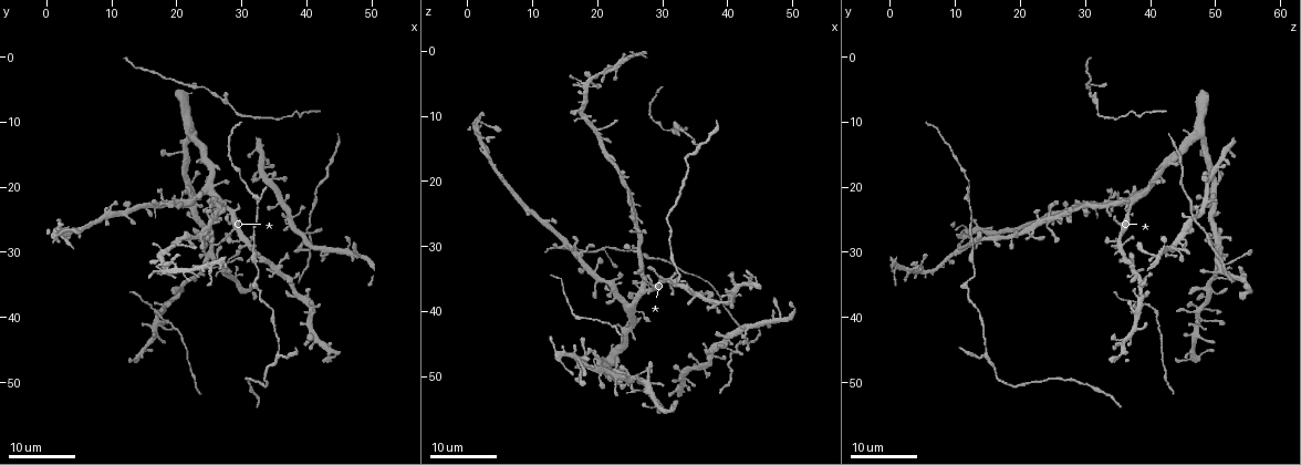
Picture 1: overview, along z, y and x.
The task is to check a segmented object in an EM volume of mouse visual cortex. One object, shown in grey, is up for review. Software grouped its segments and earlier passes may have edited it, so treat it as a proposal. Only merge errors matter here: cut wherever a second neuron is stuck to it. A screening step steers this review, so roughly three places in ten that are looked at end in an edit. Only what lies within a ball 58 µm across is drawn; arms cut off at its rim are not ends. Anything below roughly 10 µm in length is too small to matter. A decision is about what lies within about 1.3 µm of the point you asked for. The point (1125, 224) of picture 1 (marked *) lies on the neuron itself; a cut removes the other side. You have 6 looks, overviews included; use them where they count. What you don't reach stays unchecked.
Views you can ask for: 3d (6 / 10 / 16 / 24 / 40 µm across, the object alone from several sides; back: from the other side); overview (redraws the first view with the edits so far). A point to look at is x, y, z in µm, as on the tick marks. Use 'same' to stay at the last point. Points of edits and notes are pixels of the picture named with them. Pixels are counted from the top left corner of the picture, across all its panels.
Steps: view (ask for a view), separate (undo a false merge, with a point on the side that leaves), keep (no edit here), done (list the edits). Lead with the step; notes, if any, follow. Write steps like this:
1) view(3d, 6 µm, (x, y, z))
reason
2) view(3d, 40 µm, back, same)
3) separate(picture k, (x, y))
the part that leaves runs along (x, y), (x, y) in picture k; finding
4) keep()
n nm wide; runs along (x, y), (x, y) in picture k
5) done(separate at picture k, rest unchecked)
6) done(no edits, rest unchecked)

view(3d, 16 µm, (32.5, 22.5, 12.0))
three-way junction

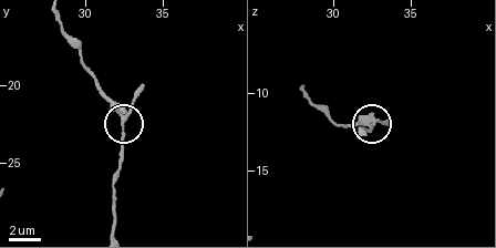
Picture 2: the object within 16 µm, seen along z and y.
view(3d, 10 µm, (32.4, 22.0, 12.0))

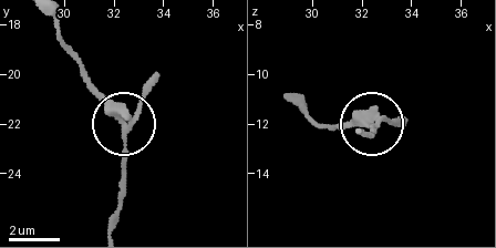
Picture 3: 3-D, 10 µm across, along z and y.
keep()
continuous, no second neuron

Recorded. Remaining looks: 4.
view(3d, 24 µm, (40.5, 24.0, 46.0))
two arms in line, one across

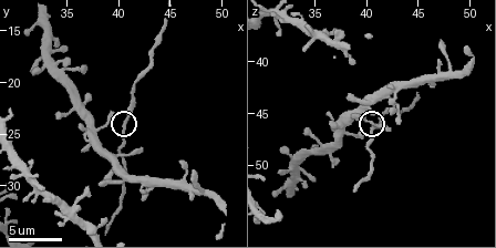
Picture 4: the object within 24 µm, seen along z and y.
view(3d, 10 µm, same)

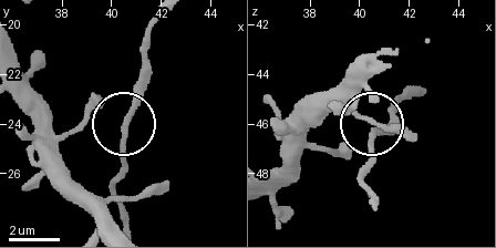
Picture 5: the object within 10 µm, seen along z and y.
keep()
170 nm wide; all the same neuron

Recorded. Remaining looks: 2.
view(3d, 10 µm, (40.8, 28.8, 43.6))
side arm on a straight run

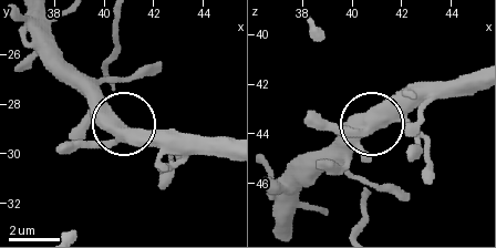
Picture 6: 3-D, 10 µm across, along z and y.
keep()
440 nm wide; one neuron here

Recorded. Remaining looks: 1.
done(no edits, rest unchecked)

